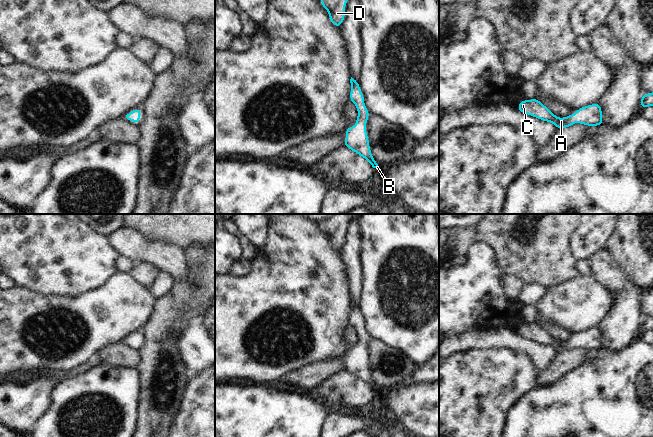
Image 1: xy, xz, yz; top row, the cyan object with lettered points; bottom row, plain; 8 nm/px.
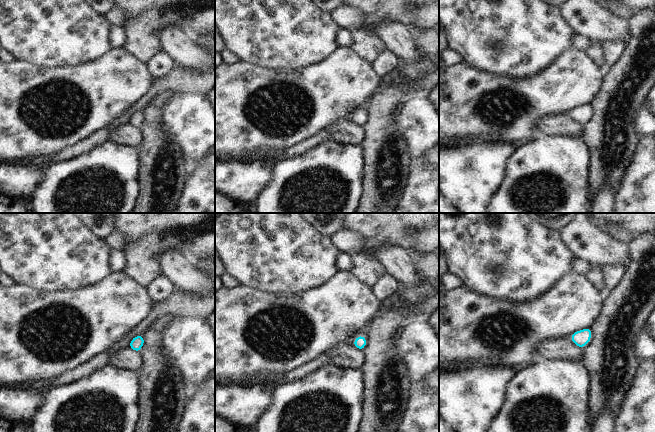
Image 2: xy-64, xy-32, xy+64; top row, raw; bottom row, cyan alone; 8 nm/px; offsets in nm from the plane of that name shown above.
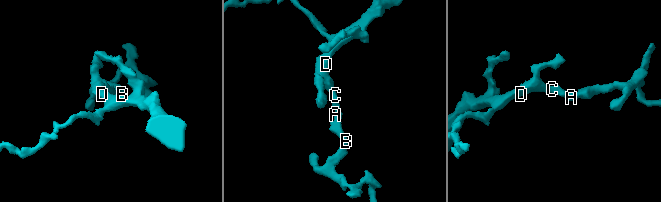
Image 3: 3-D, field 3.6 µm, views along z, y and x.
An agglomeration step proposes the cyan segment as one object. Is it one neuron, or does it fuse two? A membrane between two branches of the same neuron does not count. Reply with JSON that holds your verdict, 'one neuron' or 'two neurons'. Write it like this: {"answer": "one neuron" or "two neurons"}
{"answer": "one neuron"}

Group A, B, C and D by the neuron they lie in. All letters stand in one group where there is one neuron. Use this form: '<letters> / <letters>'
A B C D

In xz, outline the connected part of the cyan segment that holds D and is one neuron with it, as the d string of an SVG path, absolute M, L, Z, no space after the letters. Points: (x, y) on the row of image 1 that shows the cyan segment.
M319 0L321 5L327 10L332 24L338 28L345 19L345 6L347 0Z

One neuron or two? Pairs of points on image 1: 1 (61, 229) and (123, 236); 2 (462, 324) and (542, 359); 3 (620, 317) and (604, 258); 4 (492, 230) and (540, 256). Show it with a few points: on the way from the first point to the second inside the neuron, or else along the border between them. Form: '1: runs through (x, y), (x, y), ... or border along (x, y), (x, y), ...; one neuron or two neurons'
1: border along (107, 236), (109, 244), (120, 255); two neurons
2: border along (502, 328), (483, 332), (468, 331), (456, 336); two neurons
3: runs through (621, 302), (621, 286), (608, 273); one neuron
4: runs through (504, 234), (518, 245), (528, 247); one neuron

